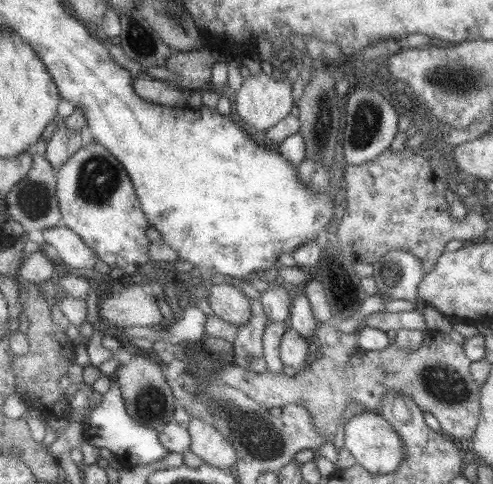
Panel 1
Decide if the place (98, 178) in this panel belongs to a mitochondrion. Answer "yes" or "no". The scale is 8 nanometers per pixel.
yes

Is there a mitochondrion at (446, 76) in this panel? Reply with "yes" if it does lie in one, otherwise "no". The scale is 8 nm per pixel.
yes

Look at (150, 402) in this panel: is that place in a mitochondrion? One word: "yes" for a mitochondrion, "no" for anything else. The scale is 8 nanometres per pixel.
yes

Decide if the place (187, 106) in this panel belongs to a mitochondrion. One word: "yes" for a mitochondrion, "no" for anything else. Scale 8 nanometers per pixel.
no

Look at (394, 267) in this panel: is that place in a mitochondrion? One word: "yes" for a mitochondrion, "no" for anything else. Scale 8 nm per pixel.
yes

